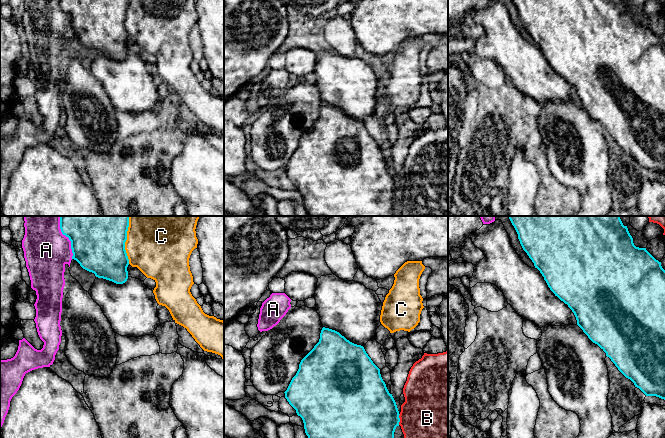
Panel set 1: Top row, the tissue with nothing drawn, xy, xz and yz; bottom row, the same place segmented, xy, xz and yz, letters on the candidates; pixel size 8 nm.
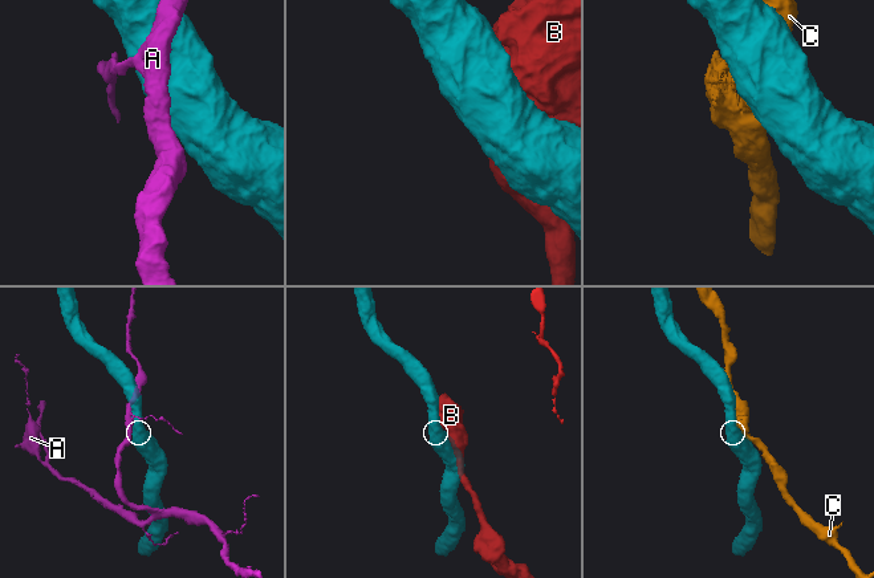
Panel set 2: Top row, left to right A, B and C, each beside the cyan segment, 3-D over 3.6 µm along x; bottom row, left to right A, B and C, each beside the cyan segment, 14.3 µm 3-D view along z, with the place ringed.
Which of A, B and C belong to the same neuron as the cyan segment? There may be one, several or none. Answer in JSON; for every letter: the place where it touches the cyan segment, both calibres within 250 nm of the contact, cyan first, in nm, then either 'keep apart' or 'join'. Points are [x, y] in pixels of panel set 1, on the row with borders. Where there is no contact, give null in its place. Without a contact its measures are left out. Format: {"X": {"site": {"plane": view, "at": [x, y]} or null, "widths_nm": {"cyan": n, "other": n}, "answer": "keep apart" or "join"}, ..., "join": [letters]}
{"A": {"site": {"plane": "xy", "at": [67, 236]}, "widths_nm": {"cyan": 500, "other": 360}, "answer": "keep apart"}, "B": {"site": {"plane": "xz", "at": [399, 419]}, "widths_nm": {"cyan": 440, "other": 440}, "answer": "keep apart"}, "C": {"site": {"plane": "xy", "at": [126, 239]}, "widths_nm": {"cyan": 480, "other": 500}, "answer": "keep apart"}, "join": []}

